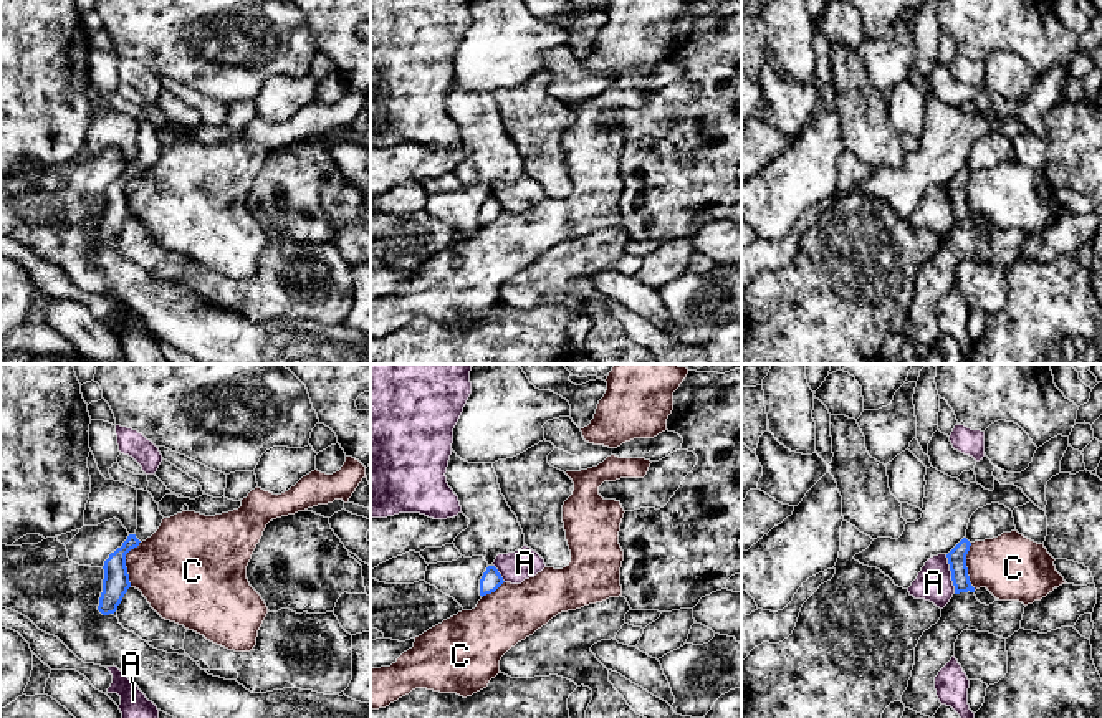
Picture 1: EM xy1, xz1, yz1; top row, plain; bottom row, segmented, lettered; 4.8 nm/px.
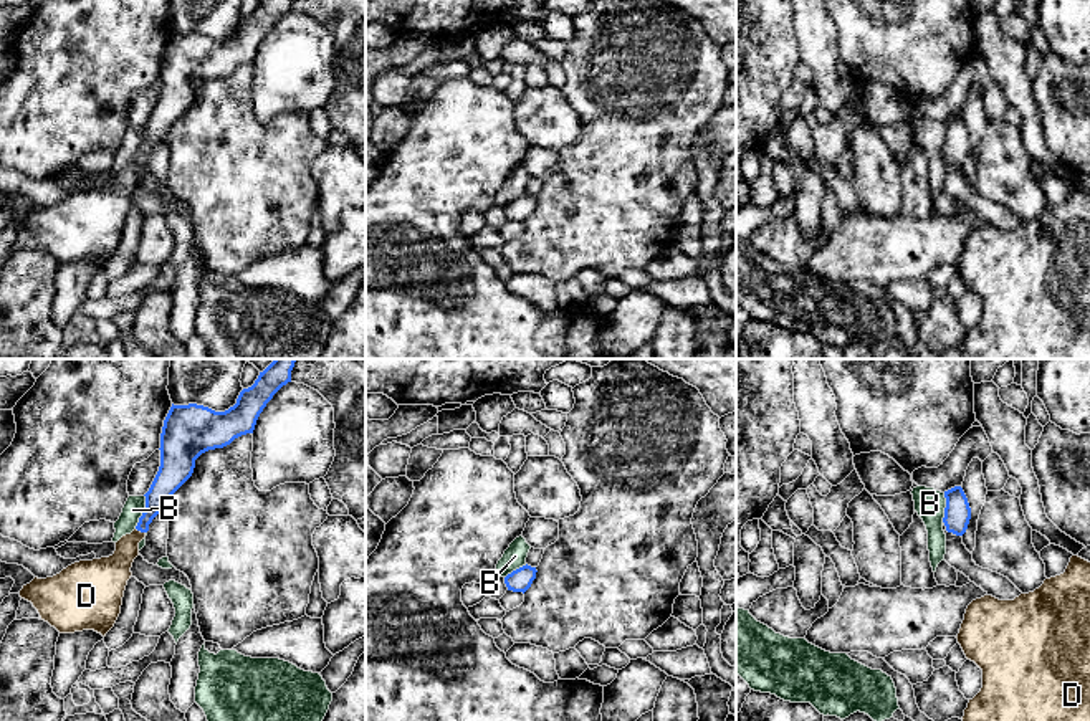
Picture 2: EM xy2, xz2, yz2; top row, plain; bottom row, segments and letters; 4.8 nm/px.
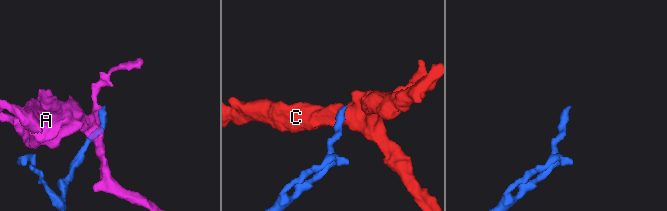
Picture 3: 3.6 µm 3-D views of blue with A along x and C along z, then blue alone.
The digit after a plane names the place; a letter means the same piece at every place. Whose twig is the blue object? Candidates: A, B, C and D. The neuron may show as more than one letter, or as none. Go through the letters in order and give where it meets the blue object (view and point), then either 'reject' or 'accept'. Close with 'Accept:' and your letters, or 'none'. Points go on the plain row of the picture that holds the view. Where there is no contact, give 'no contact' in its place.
A: yz1 (952, 204) | reject
B: xy2 (144, 141) | reject
C: xy1 (124, 192) | reject
D: xy2 (141, 161) | accept
Accept: D

